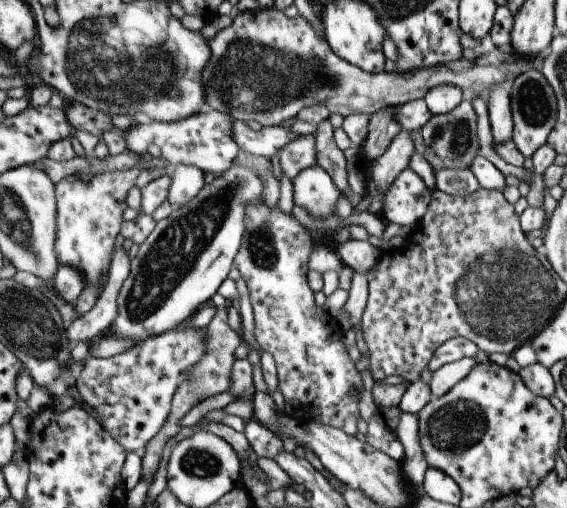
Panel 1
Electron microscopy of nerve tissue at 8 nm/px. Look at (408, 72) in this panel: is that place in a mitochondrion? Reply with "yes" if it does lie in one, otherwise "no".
no

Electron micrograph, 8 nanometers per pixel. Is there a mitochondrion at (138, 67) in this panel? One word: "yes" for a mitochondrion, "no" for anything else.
yes

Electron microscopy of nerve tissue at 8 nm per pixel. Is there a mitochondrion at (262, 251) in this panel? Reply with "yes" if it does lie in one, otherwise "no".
yes

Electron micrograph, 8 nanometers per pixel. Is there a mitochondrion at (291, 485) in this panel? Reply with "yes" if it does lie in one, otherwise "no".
no

